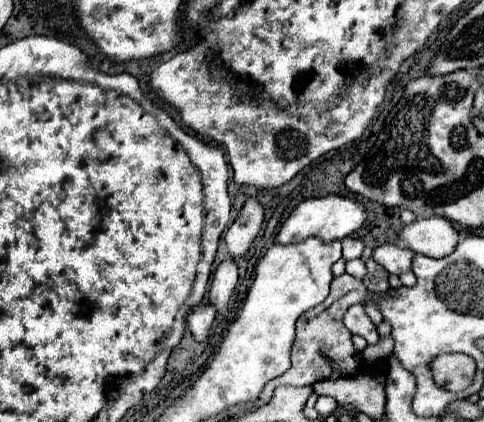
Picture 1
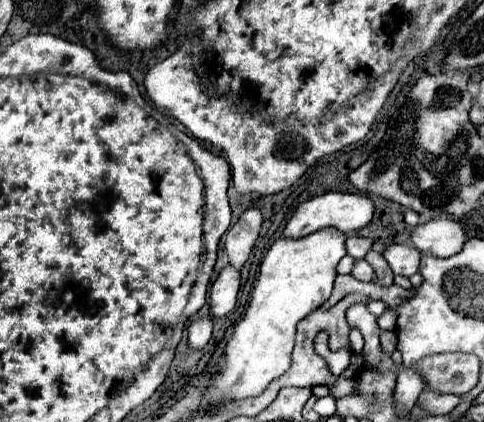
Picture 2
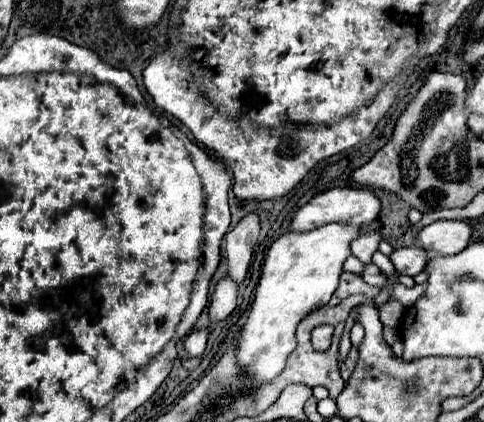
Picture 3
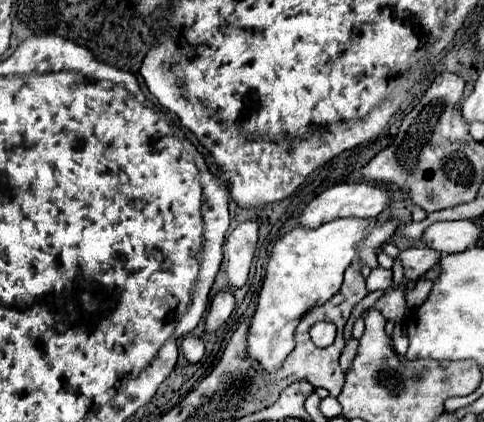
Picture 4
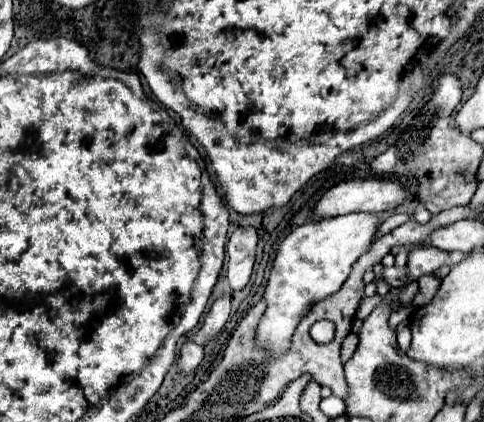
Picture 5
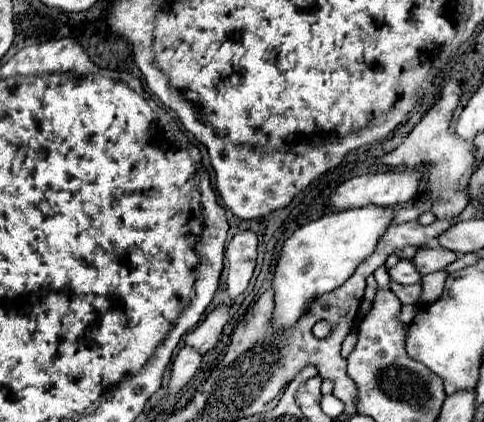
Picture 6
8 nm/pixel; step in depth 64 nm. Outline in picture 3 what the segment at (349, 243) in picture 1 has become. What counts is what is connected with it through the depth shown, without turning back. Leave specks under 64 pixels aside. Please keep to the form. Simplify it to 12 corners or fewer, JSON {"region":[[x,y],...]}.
{"region":[[378,232],[360,234],[350,244],[358,260],[368,264],[382,236]]}

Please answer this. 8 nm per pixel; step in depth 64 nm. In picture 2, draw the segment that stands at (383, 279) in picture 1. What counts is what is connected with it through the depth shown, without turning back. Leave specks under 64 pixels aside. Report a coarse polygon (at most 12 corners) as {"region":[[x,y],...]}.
{"region":[[368,252],[366,262],[374,268],[374,284],[390,286],[392,270],[378,252]]}

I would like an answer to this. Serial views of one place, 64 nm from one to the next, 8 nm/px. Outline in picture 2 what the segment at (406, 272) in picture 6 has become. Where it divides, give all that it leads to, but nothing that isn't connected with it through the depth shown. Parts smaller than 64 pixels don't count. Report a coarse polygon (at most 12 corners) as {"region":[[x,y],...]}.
{"region":[[354,260],[354,278],[370,282],[374,278],[372,266],[366,260]]}

